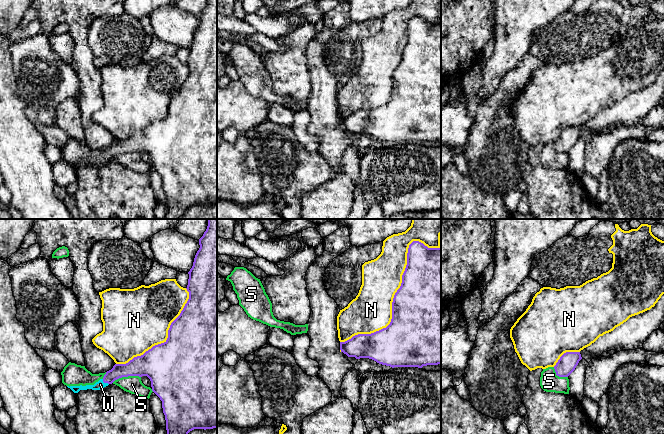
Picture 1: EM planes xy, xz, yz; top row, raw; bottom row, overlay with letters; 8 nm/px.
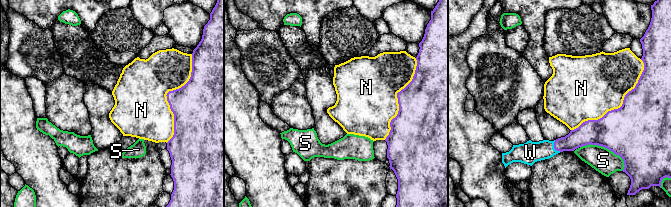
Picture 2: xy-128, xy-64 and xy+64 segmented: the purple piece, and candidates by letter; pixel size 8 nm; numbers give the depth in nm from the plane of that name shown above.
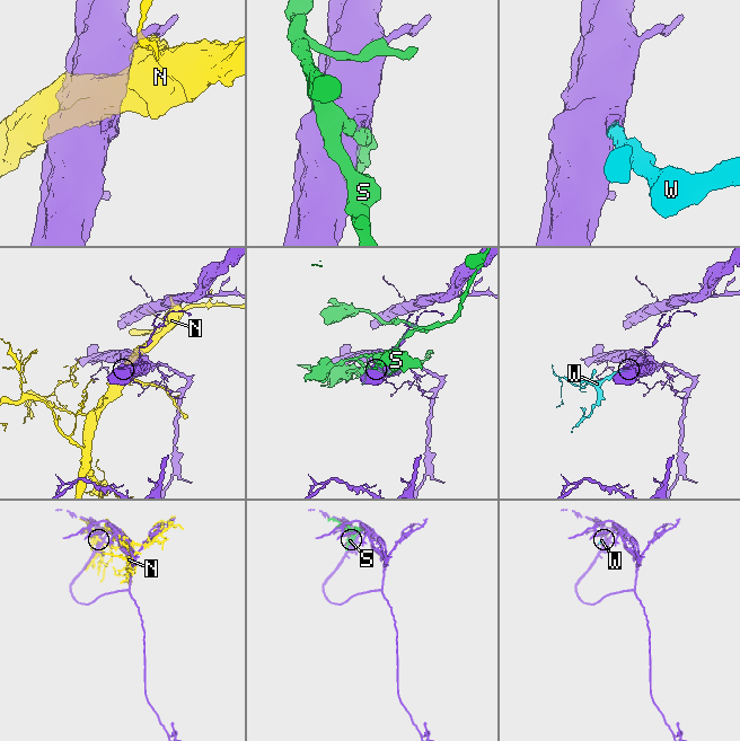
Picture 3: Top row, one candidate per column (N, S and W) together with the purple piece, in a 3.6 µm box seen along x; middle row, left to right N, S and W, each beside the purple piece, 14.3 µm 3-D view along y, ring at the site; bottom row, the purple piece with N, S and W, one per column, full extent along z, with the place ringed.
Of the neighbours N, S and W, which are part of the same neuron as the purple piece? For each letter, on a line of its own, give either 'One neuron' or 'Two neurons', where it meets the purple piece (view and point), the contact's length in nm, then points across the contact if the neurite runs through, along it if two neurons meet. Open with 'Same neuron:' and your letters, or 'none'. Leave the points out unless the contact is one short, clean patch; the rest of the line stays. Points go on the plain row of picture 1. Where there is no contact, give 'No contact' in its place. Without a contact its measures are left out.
Same neuron: W
N: Two neurons. Touches purple at xz (395, 69). Shared border 1100 nm
S: Two neurons. Touches purple at xy (126, 152). Shared border 240 nm
W: One neuron. Touches purple at xy (105, 158). Shared border 70 nm. Path across: xy (132, 144), (117, 147), (105, 158), (100, 160)

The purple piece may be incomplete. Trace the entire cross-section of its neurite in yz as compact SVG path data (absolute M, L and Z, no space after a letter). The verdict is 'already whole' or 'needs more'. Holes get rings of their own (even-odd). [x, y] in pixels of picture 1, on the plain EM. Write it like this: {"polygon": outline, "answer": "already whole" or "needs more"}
{"polygon": "M580 128L564 129L554 142L556 151L559 153L568 153L575 146L581 135Z", "answer": "already whole"}

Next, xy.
{"polygon": "M208 0L199 15L199 21L193 42L188 48L186 65L189 68L189 75L180 91L171 99L167 116L153 122L143 131L134 133L126 140L115 140L94 161L67 162L74 169L78 169L87 165L100 166L122 153L147 152L151 157L152 167L162 177L167 206L165 219L180 219L194 205L217 204L217 0Z", "answer": "needs more"}

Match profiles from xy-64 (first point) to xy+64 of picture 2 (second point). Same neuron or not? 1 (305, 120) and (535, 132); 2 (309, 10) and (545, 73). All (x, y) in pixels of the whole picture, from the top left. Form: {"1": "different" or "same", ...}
{"1": "same", "2": "same"}

